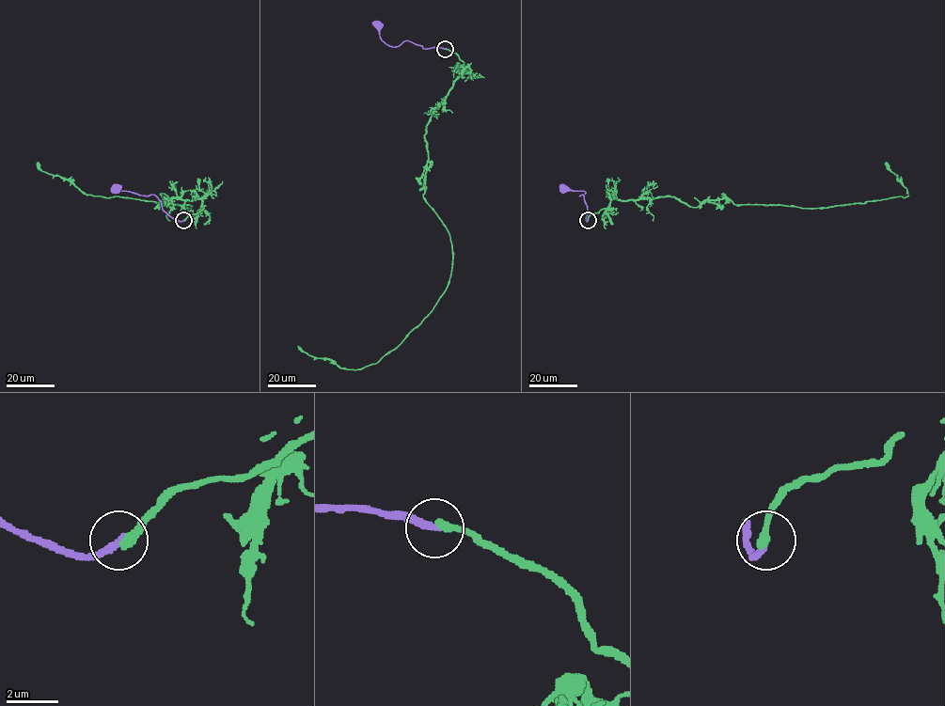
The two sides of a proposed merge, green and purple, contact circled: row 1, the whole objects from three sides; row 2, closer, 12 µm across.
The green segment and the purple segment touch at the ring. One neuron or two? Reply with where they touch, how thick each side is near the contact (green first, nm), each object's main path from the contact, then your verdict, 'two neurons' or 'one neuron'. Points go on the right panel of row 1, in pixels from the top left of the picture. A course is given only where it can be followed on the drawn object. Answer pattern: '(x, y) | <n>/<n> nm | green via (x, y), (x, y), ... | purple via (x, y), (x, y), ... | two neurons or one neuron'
(588, 220) | 360/300 nm | green via (588, 220), (612, 199), (672, 196), (698, 207), (729, 198), (740, 205), (828, 208), (907, 196), (886, 162) | purple via (588, 220), (584, 196), (579, 196), (585, 192), (562, 188) | two neurons

